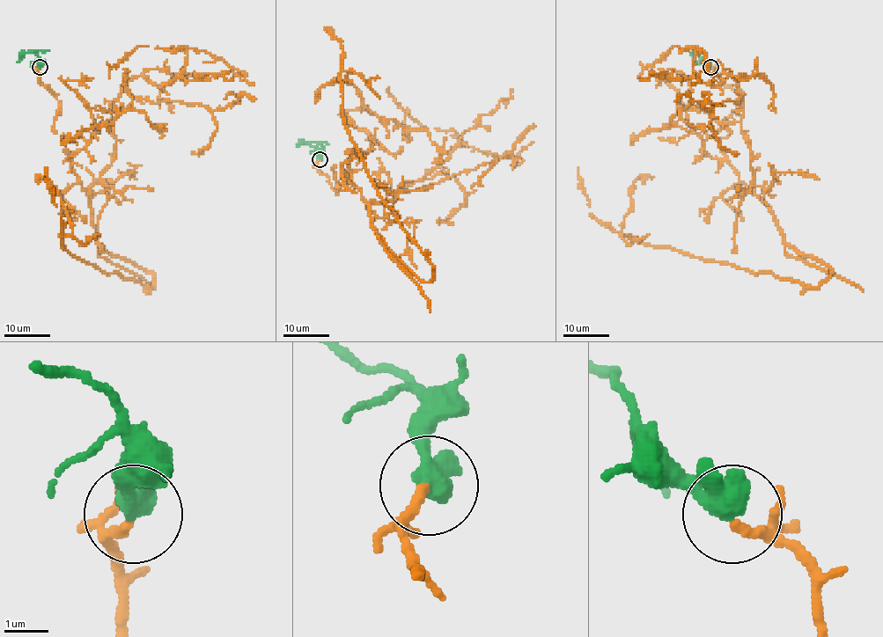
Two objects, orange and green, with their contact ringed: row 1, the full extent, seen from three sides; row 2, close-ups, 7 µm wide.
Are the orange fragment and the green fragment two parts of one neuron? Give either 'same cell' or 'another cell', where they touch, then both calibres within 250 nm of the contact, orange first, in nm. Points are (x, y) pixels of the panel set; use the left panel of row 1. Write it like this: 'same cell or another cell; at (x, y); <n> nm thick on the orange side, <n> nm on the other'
same cell; at (40, 67); 220 nm thick on the orange side, 440 nm on the other

